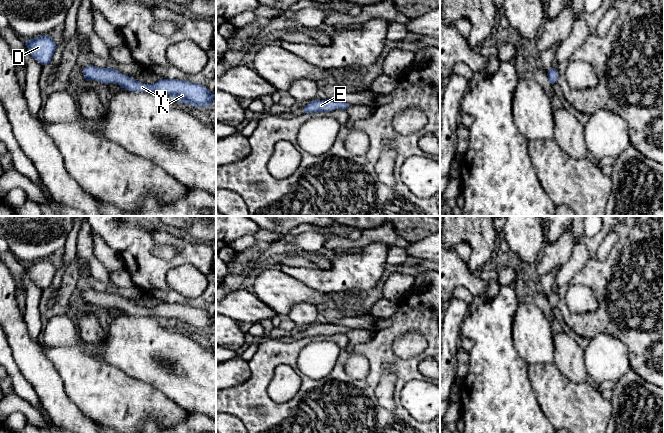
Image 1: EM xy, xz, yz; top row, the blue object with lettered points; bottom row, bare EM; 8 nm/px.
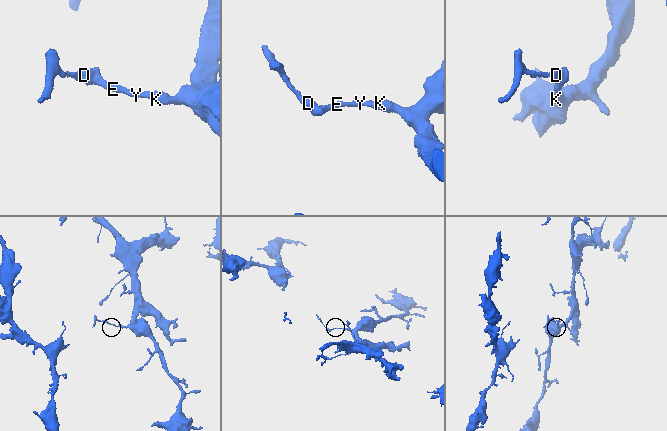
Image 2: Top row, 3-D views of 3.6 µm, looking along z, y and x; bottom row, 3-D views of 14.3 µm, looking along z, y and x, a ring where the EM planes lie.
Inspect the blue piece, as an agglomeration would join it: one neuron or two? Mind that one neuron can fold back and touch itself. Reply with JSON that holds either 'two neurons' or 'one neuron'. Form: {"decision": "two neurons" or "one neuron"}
{"decision": "one neuron"}

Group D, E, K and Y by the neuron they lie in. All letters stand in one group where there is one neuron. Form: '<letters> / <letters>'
D E K Y

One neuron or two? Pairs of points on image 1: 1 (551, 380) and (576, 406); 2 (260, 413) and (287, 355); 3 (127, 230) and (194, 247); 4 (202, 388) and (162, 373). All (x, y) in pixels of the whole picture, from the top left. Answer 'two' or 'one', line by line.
1: one
2: one
3: one
4: one

